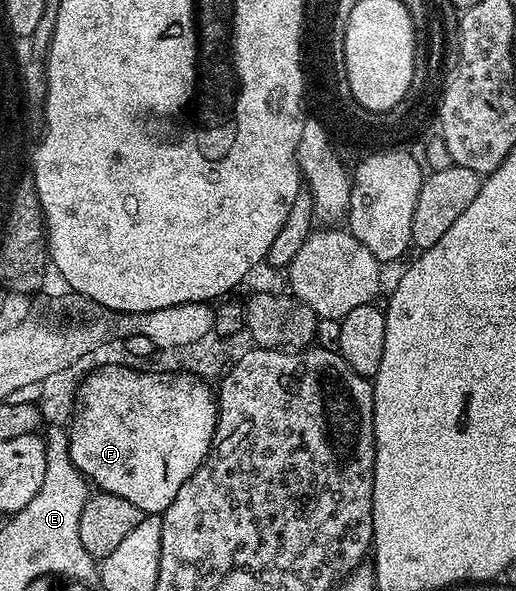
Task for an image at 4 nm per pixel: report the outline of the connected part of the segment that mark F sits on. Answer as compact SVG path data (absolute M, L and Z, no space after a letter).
M102 365L85 377L76 392L75 412L66 428L68 454L76 469L84 475L84 479L95 485L99 491L118 494L118 498L126 498L126 502L134 502L134 506L138 506L138 510L142 510L146 514L163 514L170 506L170 502L174 502L178 490L182 490L182 486L198 470L198 466L202 466L202 462L208 456L208 451L212 449L212 442L216 439L217 407L218 400L214 395L213 385L188 372L139 373L138 370L132 370L122 365Z

